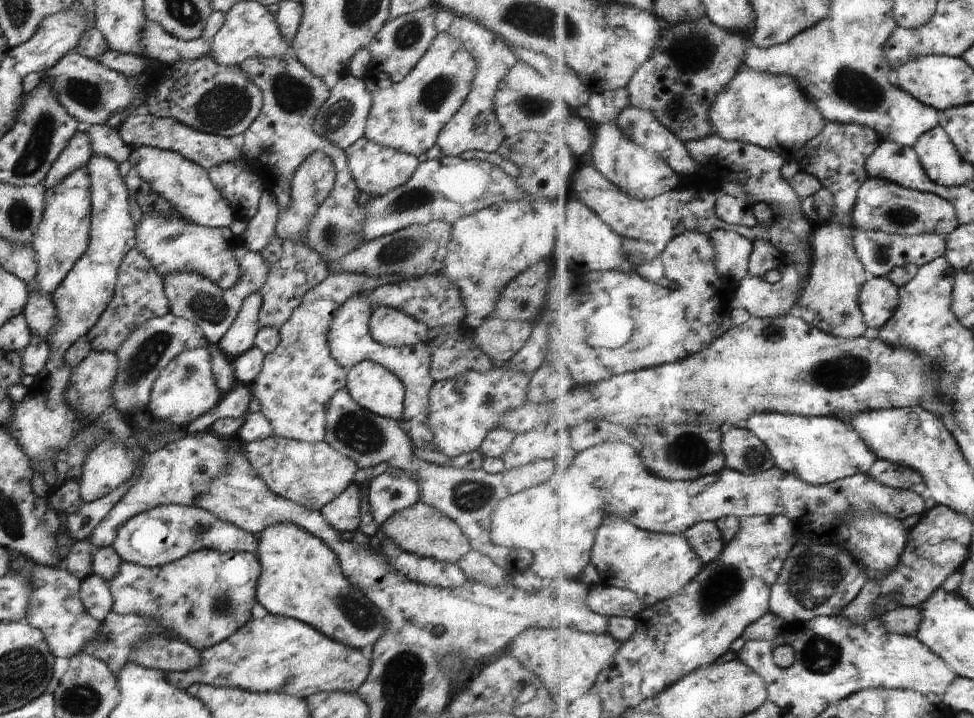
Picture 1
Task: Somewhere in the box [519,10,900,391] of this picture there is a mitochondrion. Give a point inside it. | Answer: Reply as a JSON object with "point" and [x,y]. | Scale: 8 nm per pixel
{"point":[859,90]}

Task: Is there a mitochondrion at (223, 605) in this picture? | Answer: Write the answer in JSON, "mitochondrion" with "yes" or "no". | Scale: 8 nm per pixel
{"mitochondrion":"yes"}

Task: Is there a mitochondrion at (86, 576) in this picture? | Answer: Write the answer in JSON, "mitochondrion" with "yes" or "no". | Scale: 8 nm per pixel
{"mitochondrion":"no"}

